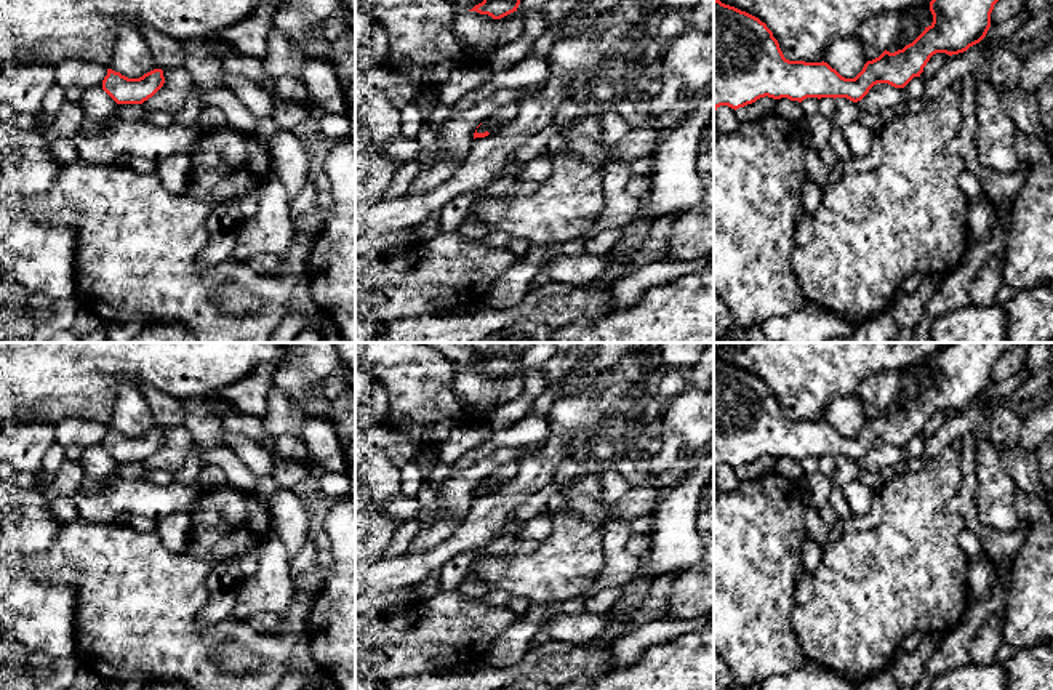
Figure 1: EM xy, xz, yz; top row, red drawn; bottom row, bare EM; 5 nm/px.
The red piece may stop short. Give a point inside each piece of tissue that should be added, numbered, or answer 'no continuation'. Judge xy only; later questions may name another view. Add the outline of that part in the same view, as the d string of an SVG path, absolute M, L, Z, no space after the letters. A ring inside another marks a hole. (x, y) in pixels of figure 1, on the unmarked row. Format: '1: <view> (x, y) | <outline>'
no continuation

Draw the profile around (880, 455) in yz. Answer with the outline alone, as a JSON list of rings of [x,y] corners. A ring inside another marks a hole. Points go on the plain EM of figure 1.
[[[877,442],[856,463],[864,471],[880,472],[883,467],[896,467],[898,464],[906,464],[907,459],[909,458],[903,447],[895,447],[888,442]]]

